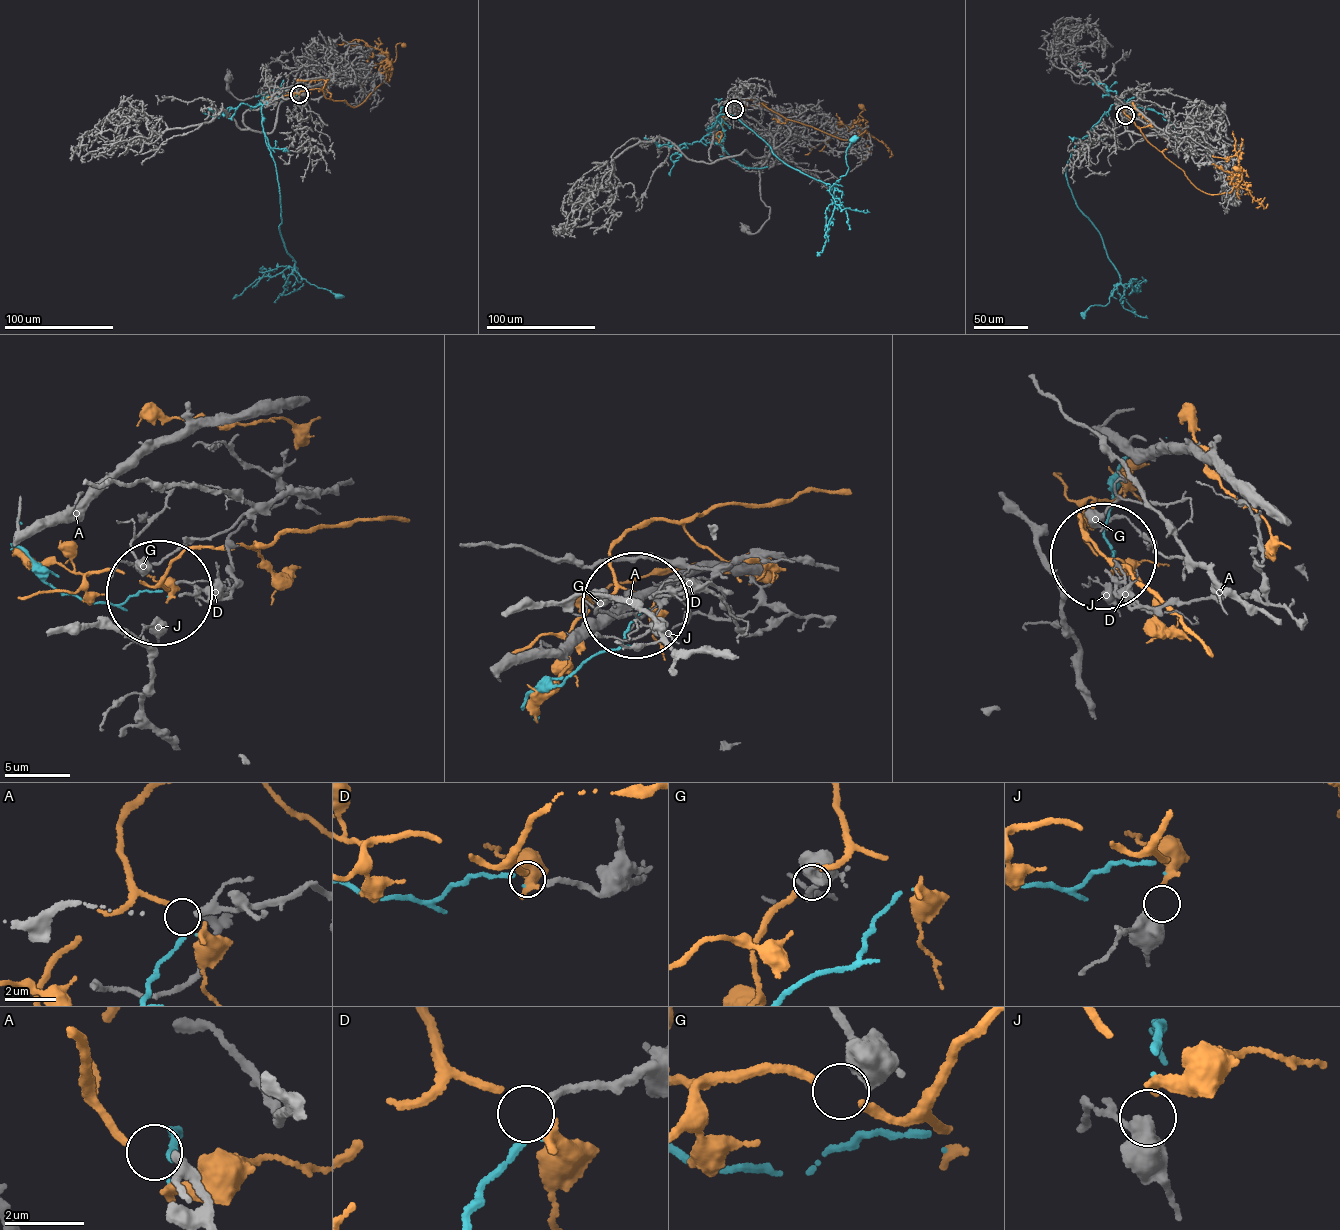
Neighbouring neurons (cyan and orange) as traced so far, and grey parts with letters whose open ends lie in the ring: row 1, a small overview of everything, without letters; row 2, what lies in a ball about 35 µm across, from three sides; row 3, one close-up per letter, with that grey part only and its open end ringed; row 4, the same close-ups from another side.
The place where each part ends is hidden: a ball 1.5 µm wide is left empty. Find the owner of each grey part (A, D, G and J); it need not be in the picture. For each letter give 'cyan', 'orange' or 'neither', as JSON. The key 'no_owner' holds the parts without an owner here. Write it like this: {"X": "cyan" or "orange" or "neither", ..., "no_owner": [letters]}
{"A": "neither", "D": "cyan", "G": "neither", "J": "orange", "no_owner": ["A", "G"]}

